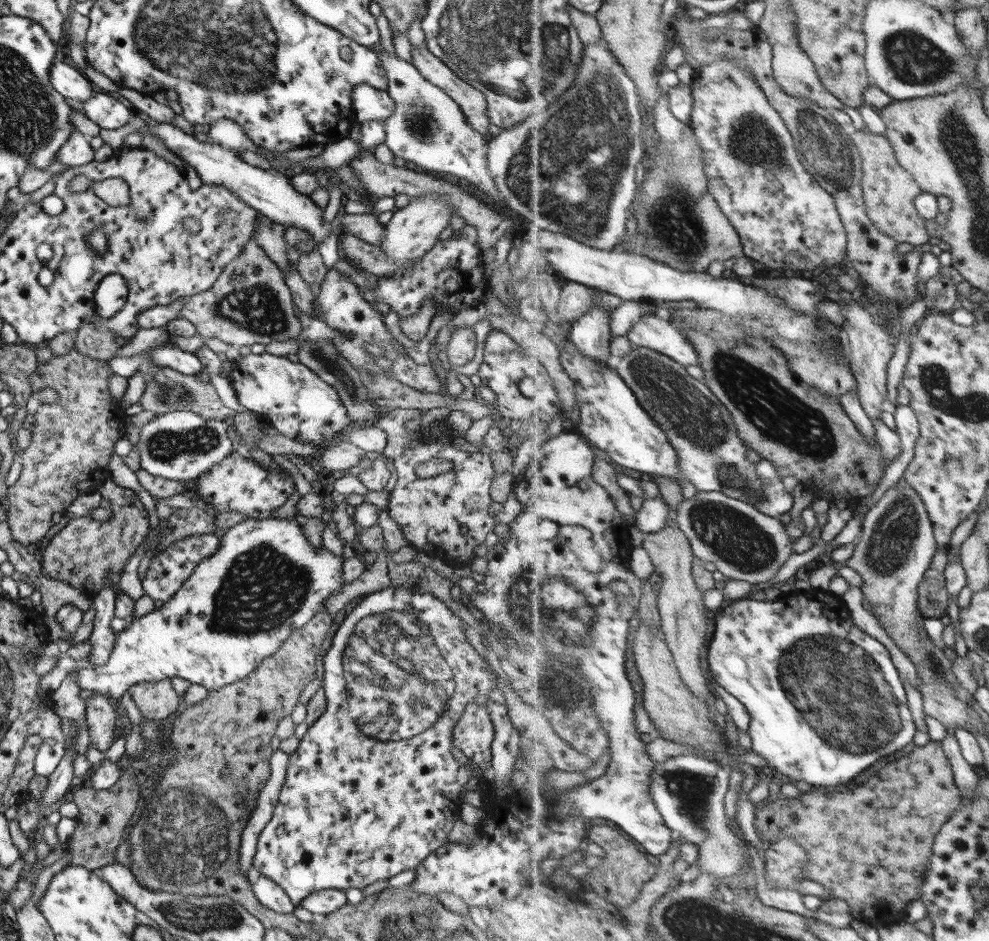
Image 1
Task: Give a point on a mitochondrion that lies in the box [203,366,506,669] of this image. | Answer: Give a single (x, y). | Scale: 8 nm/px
(264, 587)

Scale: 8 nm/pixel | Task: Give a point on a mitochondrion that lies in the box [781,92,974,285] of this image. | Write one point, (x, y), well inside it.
(824, 136)

